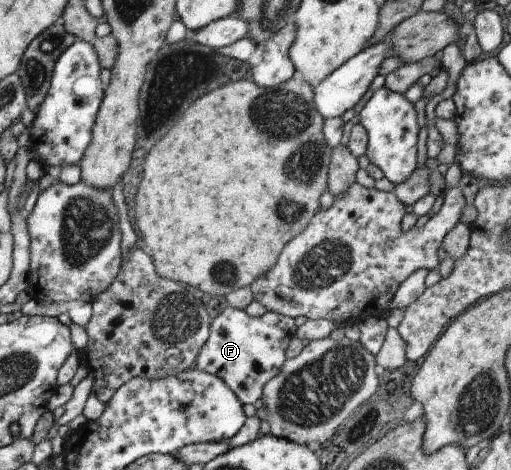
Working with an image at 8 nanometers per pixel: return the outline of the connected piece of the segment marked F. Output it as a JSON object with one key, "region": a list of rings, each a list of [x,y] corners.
{"region":[[[227,307],[210,321],[208,338],[195,358],[194,368],[218,376],[243,405],[252,405],[261,398],[266,382],[278,374],[292,336],[293,327],[285,315],[266,311],[262,316],[251,317]]]}

